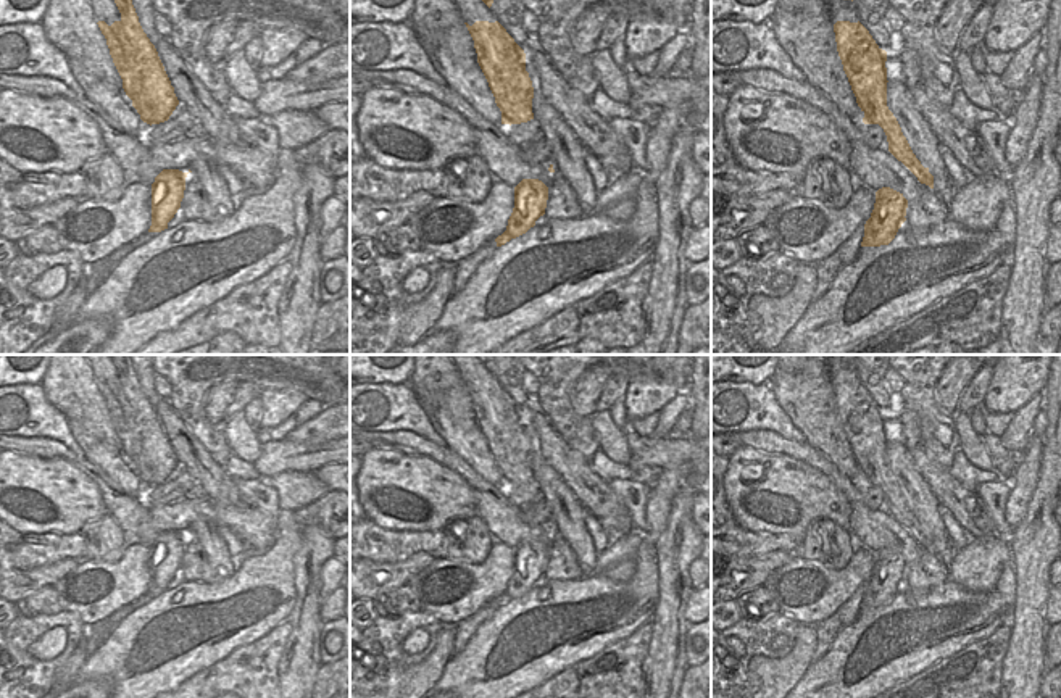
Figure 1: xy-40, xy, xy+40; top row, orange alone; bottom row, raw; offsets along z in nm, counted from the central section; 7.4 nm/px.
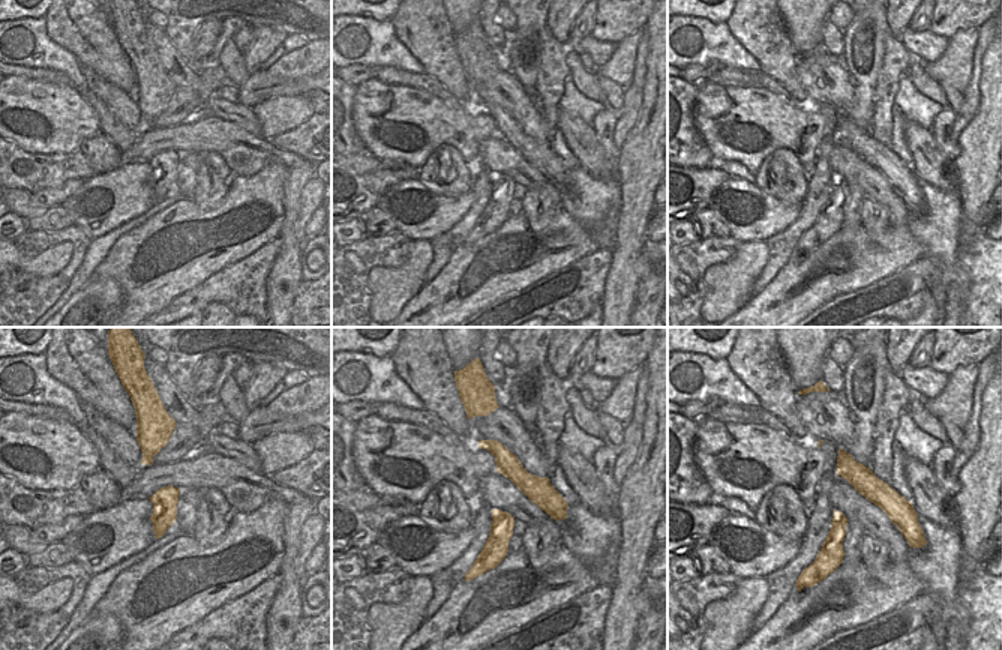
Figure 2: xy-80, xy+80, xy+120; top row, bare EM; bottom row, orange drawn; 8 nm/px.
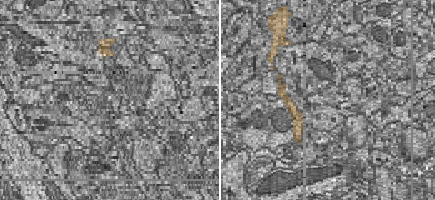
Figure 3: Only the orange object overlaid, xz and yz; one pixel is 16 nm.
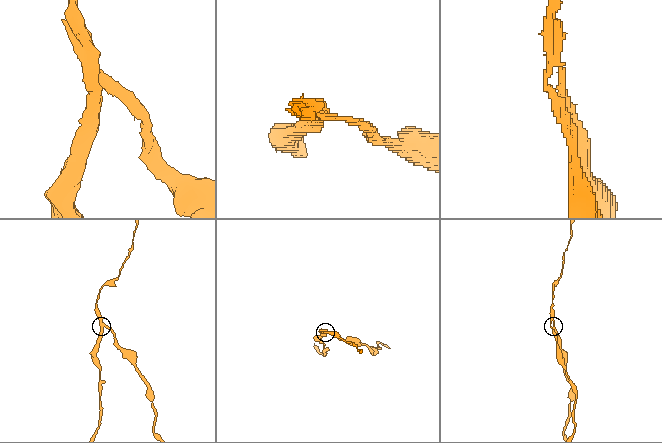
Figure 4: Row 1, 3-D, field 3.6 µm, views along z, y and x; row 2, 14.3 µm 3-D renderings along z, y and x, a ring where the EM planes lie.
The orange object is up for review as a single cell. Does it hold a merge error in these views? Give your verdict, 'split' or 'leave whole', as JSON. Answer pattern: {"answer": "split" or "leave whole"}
{"answer": "split"}

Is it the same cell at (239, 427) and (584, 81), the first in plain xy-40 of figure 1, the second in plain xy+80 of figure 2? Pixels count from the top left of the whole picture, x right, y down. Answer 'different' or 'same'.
same

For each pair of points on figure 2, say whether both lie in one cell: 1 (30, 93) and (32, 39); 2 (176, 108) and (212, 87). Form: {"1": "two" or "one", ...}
{"1": "two", "2": "one"}

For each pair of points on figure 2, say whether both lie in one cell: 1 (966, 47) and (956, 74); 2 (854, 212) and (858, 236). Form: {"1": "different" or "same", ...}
{"1": "same", "2": "different"}

